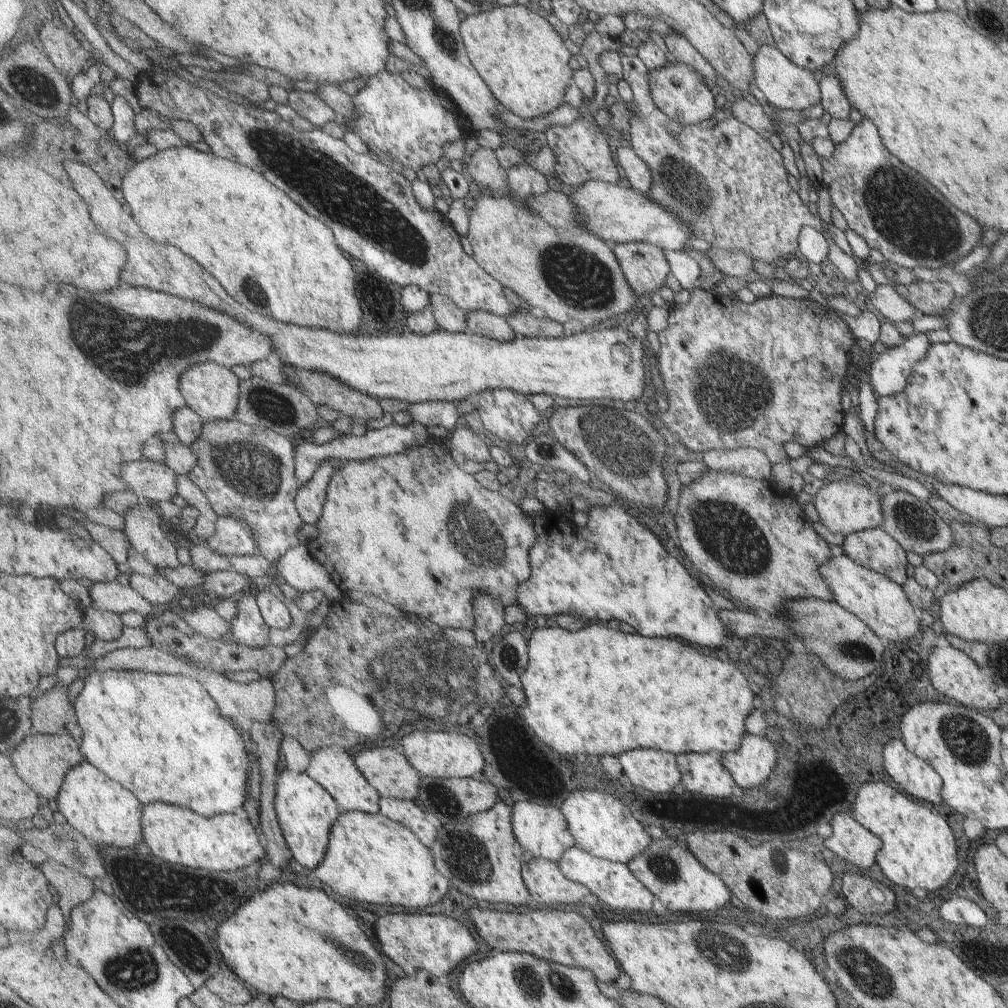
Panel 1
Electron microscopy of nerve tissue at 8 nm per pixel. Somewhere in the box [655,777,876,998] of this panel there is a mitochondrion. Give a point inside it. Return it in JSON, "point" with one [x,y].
{"point":[719,948]}

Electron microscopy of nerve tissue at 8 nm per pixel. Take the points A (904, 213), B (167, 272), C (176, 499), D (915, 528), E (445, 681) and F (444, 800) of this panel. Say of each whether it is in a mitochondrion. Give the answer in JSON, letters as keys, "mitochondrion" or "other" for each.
{"A":"mitochondrion","B":"mitochondrion","C":"other","D":"mitochondrion","E":"mitochondrion","F":"mitochondrion"}

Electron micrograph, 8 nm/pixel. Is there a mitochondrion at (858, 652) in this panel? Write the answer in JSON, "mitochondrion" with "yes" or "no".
{"mitochondrion":"yes"}

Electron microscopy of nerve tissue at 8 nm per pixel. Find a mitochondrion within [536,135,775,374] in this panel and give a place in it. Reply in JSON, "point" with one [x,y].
{"point":[584,281]}

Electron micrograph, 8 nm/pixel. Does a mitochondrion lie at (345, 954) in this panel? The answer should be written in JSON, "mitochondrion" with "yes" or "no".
{"mitochondrion":"yes"}

